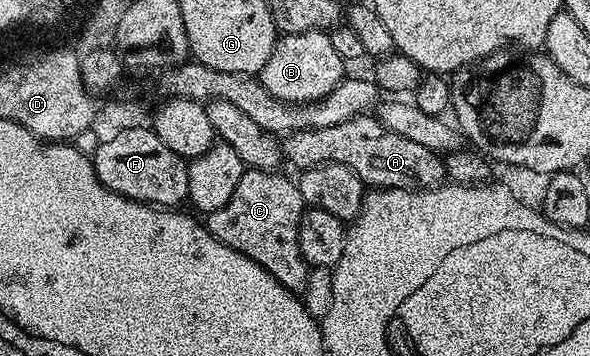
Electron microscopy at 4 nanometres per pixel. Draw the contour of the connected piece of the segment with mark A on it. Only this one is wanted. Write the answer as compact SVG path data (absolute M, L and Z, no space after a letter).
M371 115L351 117L345 123L333 123L331 127L316 129L299 129L296 133L286 134L282 138L281 148L284 158L296 165L296 170L311 169L315 165L327 165L330 161L349 167L363 180L364 186L375 189L433 189L444 184L447 167L444 158L434 153L429 147L421 147L421 143L413 143L413 139L405 139L405 135L397 135L389 131L379 120Z

